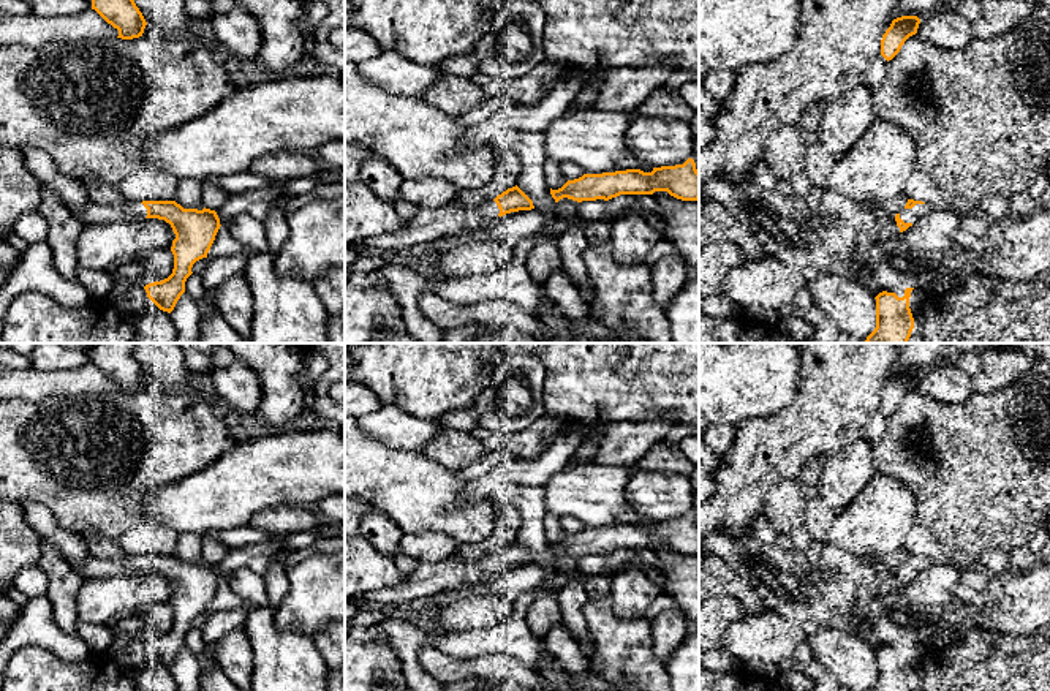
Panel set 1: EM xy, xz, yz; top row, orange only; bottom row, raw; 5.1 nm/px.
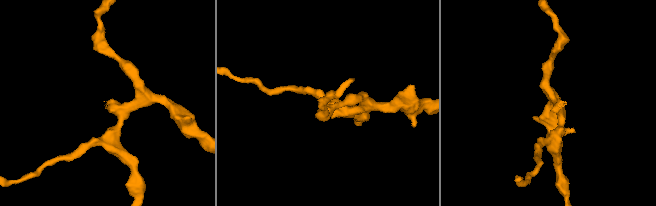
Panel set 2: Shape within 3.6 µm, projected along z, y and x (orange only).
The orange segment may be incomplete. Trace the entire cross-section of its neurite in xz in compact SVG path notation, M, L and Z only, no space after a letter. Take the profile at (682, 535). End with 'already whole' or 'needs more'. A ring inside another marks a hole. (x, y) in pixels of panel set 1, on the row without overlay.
M693 512L683 519L653 522L652 527L640 523L626 523L602 528L584 528L579 533L568 534L561 542L550 549L558 557L563 552L582 555L609 555L620 549L653 549L667 546L682 555L699 553L699 525Z; already whole

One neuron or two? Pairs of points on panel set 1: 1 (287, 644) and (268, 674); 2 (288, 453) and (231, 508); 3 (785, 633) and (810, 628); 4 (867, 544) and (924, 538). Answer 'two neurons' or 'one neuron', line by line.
1: one neuron
2: one neuron
3: two neurons
4: two neurons

